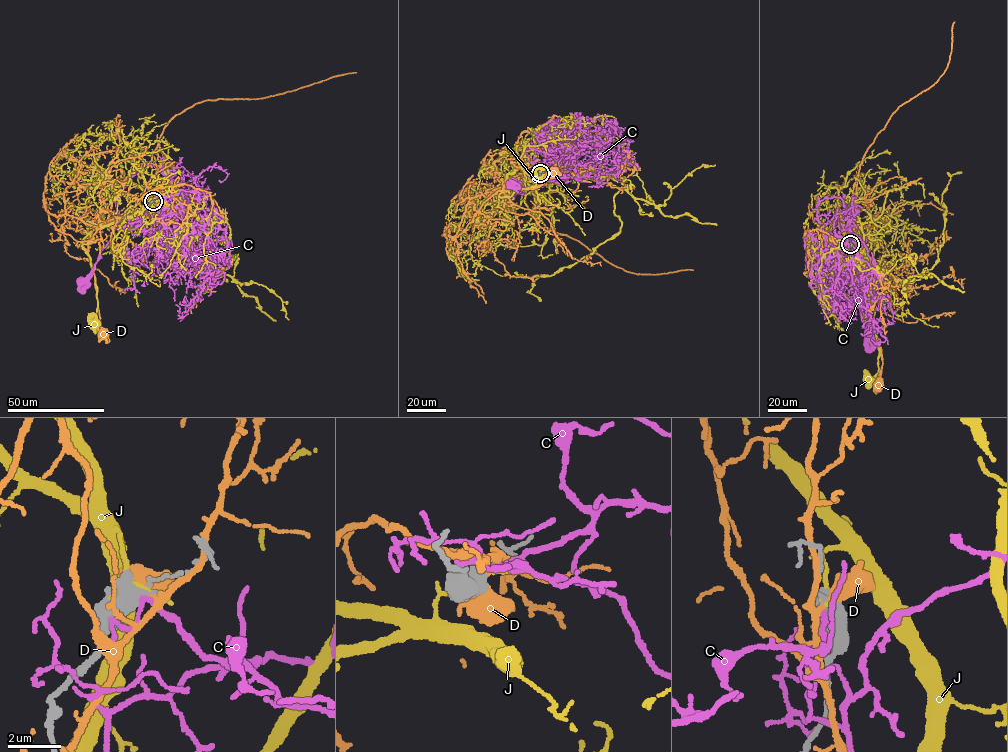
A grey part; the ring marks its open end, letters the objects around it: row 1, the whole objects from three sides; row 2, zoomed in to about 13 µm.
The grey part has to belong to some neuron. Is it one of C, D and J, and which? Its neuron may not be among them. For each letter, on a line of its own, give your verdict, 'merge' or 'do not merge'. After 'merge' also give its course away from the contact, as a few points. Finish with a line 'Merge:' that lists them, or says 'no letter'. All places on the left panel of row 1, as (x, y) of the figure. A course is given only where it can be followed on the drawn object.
C: merge; it runs (153, 201), (170, 209), (185, 198), (172, 196), (166, 205), (152, 209), (148, 222), (118, 223), (81, 281)
D: do not merge
J: do not merge
Merge: C

